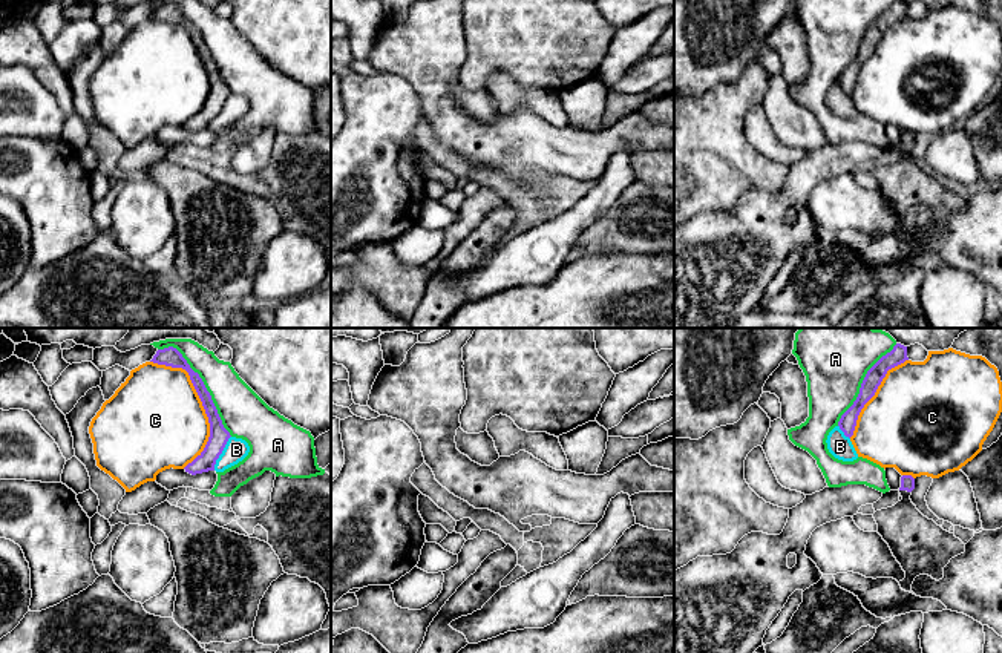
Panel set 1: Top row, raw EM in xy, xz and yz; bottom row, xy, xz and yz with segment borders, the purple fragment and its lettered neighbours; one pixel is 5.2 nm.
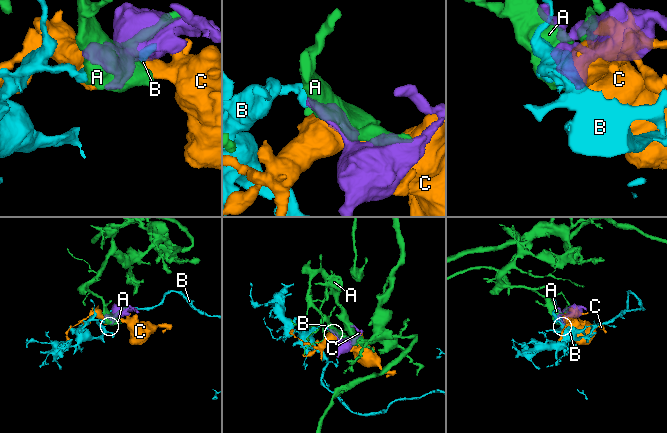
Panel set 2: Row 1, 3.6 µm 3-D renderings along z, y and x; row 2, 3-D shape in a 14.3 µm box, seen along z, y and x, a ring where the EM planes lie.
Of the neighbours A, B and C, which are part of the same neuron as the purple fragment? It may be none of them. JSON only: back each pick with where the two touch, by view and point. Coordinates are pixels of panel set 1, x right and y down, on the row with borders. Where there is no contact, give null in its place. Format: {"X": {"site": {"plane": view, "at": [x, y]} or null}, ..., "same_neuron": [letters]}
{"same_neuron": []}

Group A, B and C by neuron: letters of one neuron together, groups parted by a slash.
A / B / C

